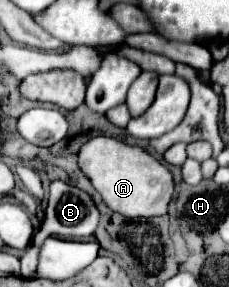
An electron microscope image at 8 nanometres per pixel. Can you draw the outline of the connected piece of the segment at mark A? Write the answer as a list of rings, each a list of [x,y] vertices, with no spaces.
[[[96,136],[80,146],[78,166],[112,212],[118,212],[126,218],[150,218],[166,214],[174,192],[172,174],[146,150],[128,146],[122,140],[110,136]]]

